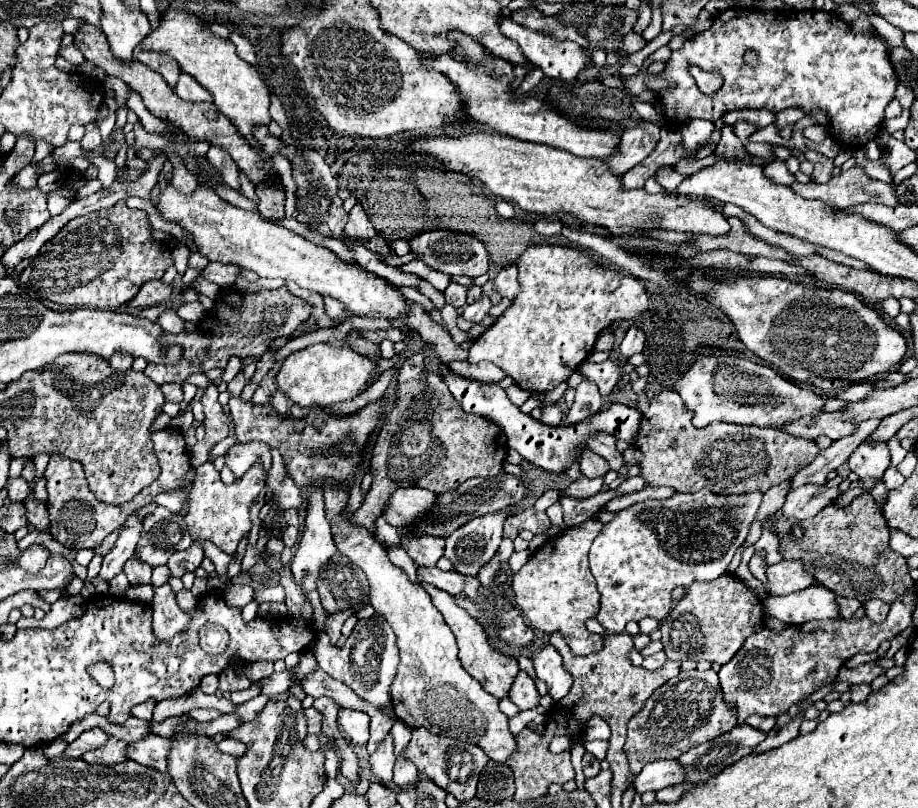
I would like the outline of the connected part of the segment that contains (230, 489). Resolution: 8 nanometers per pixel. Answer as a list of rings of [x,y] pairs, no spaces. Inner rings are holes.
[[[210,463],[200,465],[196,469],[194,487],[192,487],[192,495],[190,495],[190,509],[186,515],[188,533],[192,535],[192,539],[210,539],[216,547],[234,555],[238,543],[242,541],[242,537],[252,527],[250,507],[256,503],[262,489],[264,489],[264,467],[262,467],[262,463],[254,463],[254,467],[250,467],[232,485],[222,483],[220,473],[214,469],[214,465],[210,465]]]

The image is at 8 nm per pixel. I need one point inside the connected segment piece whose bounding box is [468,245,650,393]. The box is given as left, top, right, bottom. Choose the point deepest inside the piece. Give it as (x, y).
(566, 299)

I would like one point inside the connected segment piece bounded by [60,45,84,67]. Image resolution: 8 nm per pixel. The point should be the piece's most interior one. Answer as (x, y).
(73, 55)

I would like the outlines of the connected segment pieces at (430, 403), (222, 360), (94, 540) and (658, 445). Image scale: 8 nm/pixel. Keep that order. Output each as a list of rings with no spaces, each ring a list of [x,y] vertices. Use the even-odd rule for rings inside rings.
[[[414,353],[398,371],[396,405],[380,427],[370,461],[370,471],[374,477],[372,487],[366,493],[364,505],[352,515],[352,527],[366,527],[368,531],[374,531],[376,519],[382,517],[382,511],[386,509],[386,499],[390,499],[390,495],[402,485],[442,493],[454,491],[454,487],[462,485],[470,477],[494,477],[502,471],[506,437],[502,435],[500,427],[480,415],[466,413],[450,395],[450,389],[440,375],[428,373],[428,383],[424,385],[420,381],[422,367],[424,355]]]
[[[286,287],[260,291],[260,293],[242,293],[242,291],[220,291],[214,301],[214,311],[206,313],[198,325],[198,335],[182,331],[180,335],[166,335],[164,345],[180,343],[184,347],[184,357],[176,365],[154,365],[148,363],[144,373],[158,385],[162,383],[184,383],[194,373],[206,373],[214,367],[226,367],[232,355],[238,357],[262,357],[270,347],[270,341],[276,337],[292,335],[300,323],[312,315],[314,307],[304,299],[292,295]]]
[[[64,455],[50,457],[44,477],[46,477],[46,491],[48,491],[48,515],[52,523],[52,539],[56,539],[68,549],[78,551],[78,549],[100,547],[104,537],[112,533],[114,529],[118,529],[126,521],[126,515],[138,509],[136,501],[124,503],[120,507],[98,501],[94,493],[88,489],[82,463],[74,463],[72,459],[66,459]]]
[[[662,391],[660,395],[656,395],[652,401],[650,401],[650,407],[648,411],[644,413],[642,417],[642,423],[640,423],[640,435],[636,439],[636,447],[644,451],[644,461],[640,463],[640,475],[644,477],[644,481],[648,485],[666,485],[666,487],[674,487],[676,491],[682,491],[682,493],[696,493],[700,489],[708,489],[712,493],[718,493],[718,495],[744,495],[744,493],[750,493],[750,491],[762,491],[766,493],[770,487],[776,487],[788,479],[792,479],[800,469],[804,469],[806,465],[812,463],[812,459],[822,451],[818,447],[818,443],[814,439],[796,439],[794,435],[786,433],[786,431],[780,431],[780,429],[760,429],[760,427],[740,427],[740,425],[730,425],[730,423],[712,423],[708,427],[694,427],[692,425],[692,415],[690,411],[686,411],[686,405],[682,403],[680,395],[676,391]]]

